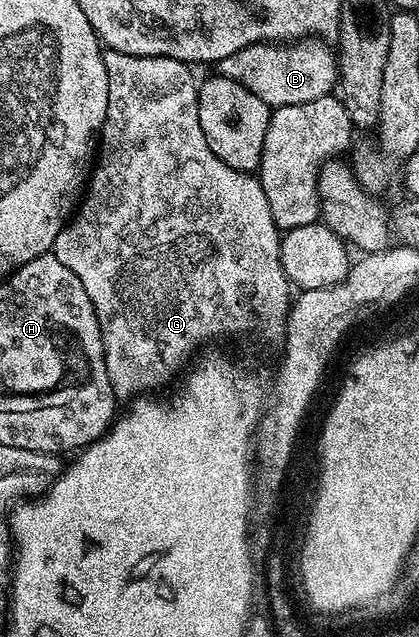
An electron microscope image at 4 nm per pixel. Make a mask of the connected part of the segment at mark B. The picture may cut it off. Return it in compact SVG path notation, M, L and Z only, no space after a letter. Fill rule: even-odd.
M301 39L291 43L261 43L242 47L218 62L219 76L242 83L272 109L294 103L310 103L329 96L338 85L338 57L324 39Z

